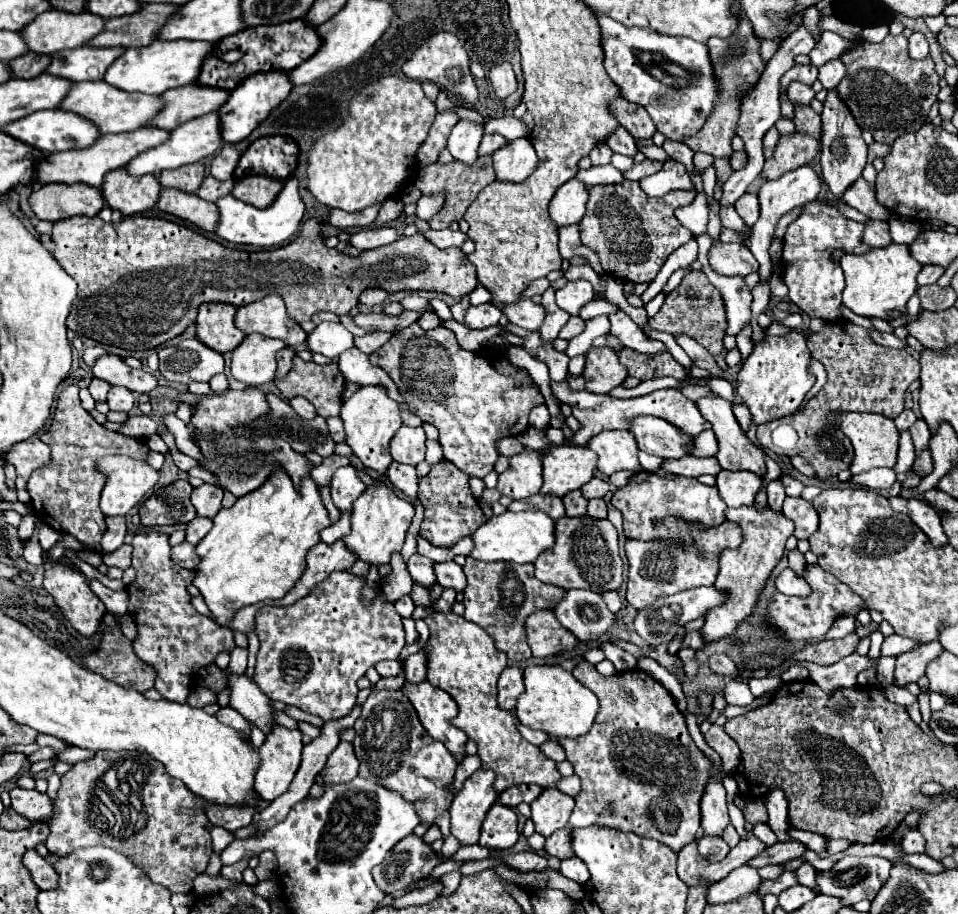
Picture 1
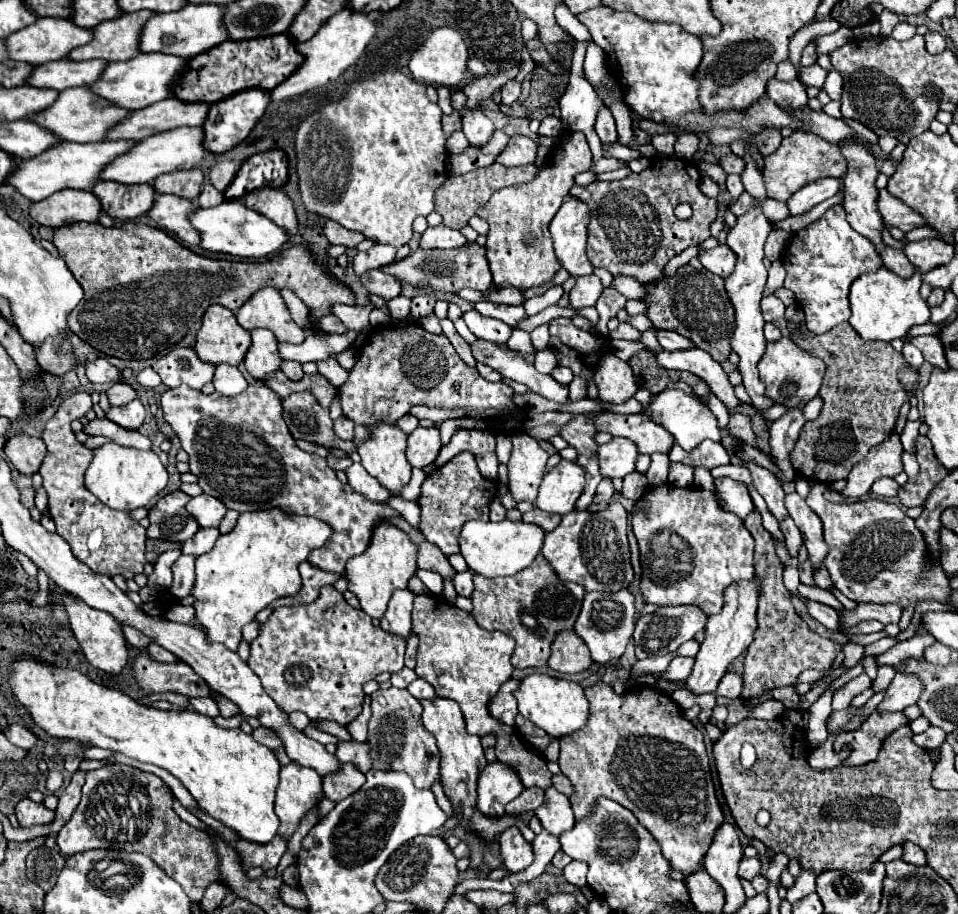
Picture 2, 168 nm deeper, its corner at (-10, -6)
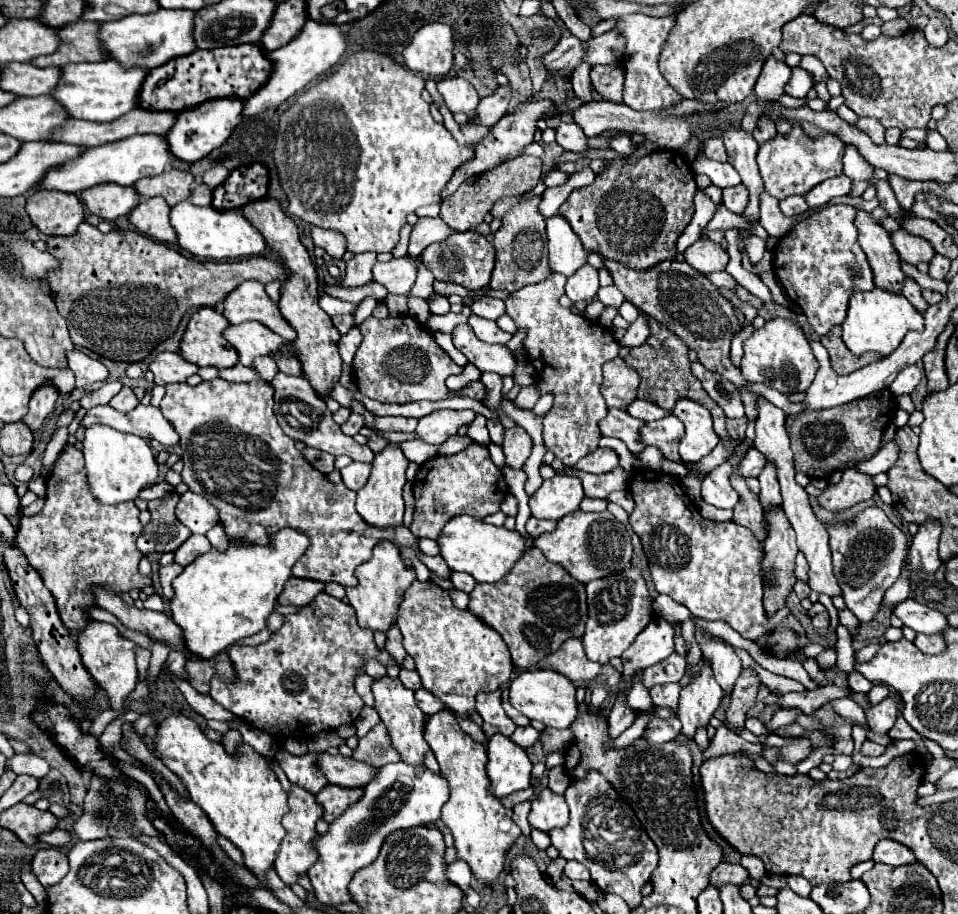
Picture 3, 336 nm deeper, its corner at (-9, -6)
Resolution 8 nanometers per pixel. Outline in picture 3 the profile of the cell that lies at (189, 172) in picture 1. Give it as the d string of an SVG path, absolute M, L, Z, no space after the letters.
M182 170L162 172L158 176L140 178L138 182L134 182L134 190L140 196L146 196L146 198L162 196L168 202L168 206L174 206L180 200L190 198L192 188L194 188L194 176Z

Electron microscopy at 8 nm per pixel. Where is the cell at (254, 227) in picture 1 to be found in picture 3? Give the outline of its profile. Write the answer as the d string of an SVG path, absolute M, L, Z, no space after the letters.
M182 200L170 210L170 224L178 236L178 246L198 258L212 258L212 260L234 260L246 256L258 256L266 250L266 242L262 234L242 218L240 210L218 212L212 206L200 208L194 206L190 200Z

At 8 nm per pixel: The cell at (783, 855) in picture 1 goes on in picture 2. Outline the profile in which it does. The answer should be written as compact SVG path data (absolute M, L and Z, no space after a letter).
M743 858L739 866L739 876L745 880L753 880L761 870L761 862L757 858Z

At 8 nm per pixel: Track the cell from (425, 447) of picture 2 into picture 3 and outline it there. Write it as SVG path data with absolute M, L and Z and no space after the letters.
M434 410L418 420L418 436L428 444L442 444L458 432L460 426L470 424L476 414L472 410Z

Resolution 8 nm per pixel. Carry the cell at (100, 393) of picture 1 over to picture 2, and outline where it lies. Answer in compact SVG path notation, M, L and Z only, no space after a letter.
M125 382L111 384L111 386L105 390L105 394L107 394L111 406L125 406L127 402L131 402L131 400L137 396L135 390L133 390L129 384L125 384Z

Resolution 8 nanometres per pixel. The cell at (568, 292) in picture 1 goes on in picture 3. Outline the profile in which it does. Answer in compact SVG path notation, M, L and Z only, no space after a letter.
M584 264L578 268L568 280L566 280L566 296L576 304L586 304L596 298L600 284L598 284L598 272L590 264Z

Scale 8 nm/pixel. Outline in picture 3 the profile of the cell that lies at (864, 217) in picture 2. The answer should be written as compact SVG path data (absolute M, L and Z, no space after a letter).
M856 210L856 228L858 242L868 256L868 262L874 270L874 282L878 288L892 292L902 292L902 282L906 280L900 270L900 258L890 242L890 234L872 218L870 212Z

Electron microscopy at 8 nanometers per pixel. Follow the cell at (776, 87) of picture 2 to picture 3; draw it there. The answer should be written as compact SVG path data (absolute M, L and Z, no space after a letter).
M770 56L766 60L766 66L762 66L762 74L754 86L754 94L758 98L778 100L784 94L784 86L790 80L790 74L790 68L782 60Z

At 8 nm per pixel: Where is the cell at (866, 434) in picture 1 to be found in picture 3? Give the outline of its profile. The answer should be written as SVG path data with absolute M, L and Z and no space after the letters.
M848 468L838 484L826 486L818 496L818 504L830 512L844 512L846 508L872 498L874 492L876 488L870 482L870 476L856 472L856 468Z

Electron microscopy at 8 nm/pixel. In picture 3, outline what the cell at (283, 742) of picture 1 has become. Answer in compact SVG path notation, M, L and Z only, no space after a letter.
M292 786L292 792L288 794L288 806L290 806L290 814L286 814L284 820L282 820L288 834L280 844L280 850L278 850L278 856L276 856L276 862L274 862L274 870L286 886L292 886L318 860L318 852L314 850L312 842L316 838L316 822L322 818L324 810L316 802L316 796L312 796L310 792L298 788L298 786Z

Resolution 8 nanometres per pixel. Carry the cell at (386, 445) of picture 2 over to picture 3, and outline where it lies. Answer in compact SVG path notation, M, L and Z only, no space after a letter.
M390 444L380 454L376 454L372 462L372 474L366 486L362 486L362 490L356 492L356 510L366 524L378 528L396 528L402 524L402 516L404 516L402 488L406 484L406 466L408 460L398 444Z

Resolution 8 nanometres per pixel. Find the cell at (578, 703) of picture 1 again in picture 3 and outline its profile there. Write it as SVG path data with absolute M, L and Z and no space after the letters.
M536 668L518 674L510 684L510 704L530 720L538 720L550 728L568 728L578 714L576 686L550 668Z

